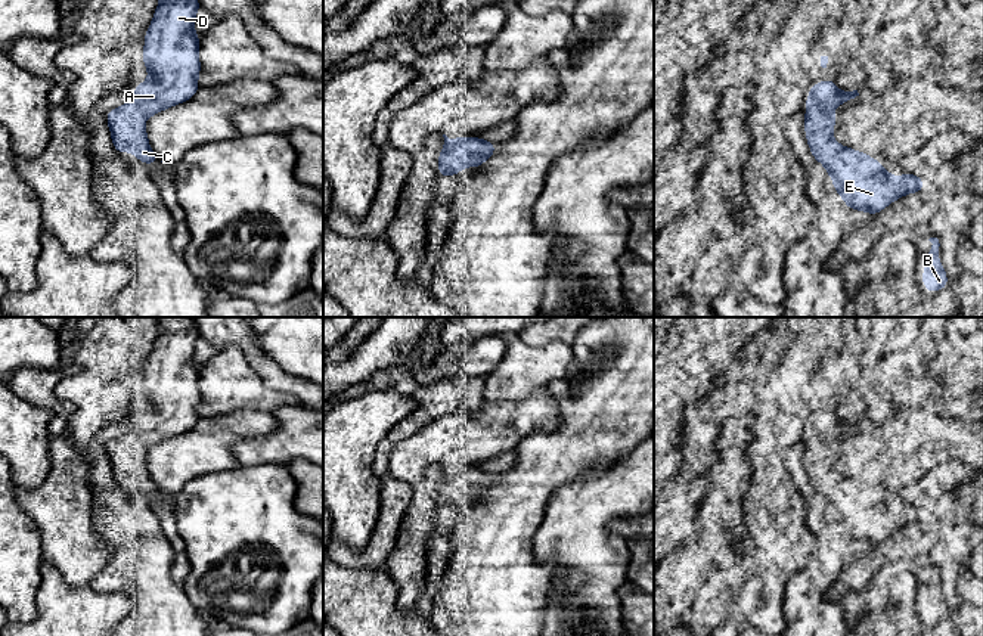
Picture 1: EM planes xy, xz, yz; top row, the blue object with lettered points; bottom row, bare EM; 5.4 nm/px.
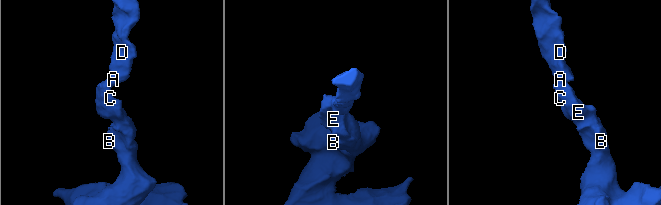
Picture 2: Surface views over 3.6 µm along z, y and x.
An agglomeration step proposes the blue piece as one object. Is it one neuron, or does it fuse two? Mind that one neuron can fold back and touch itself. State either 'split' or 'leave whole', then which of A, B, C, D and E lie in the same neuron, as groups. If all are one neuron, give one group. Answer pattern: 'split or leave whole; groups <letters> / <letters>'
leave whole; groups A B C D E

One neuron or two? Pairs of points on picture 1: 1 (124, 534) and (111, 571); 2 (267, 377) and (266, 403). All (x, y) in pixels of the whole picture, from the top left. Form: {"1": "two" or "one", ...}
{"1": "one", "2": "two"}

